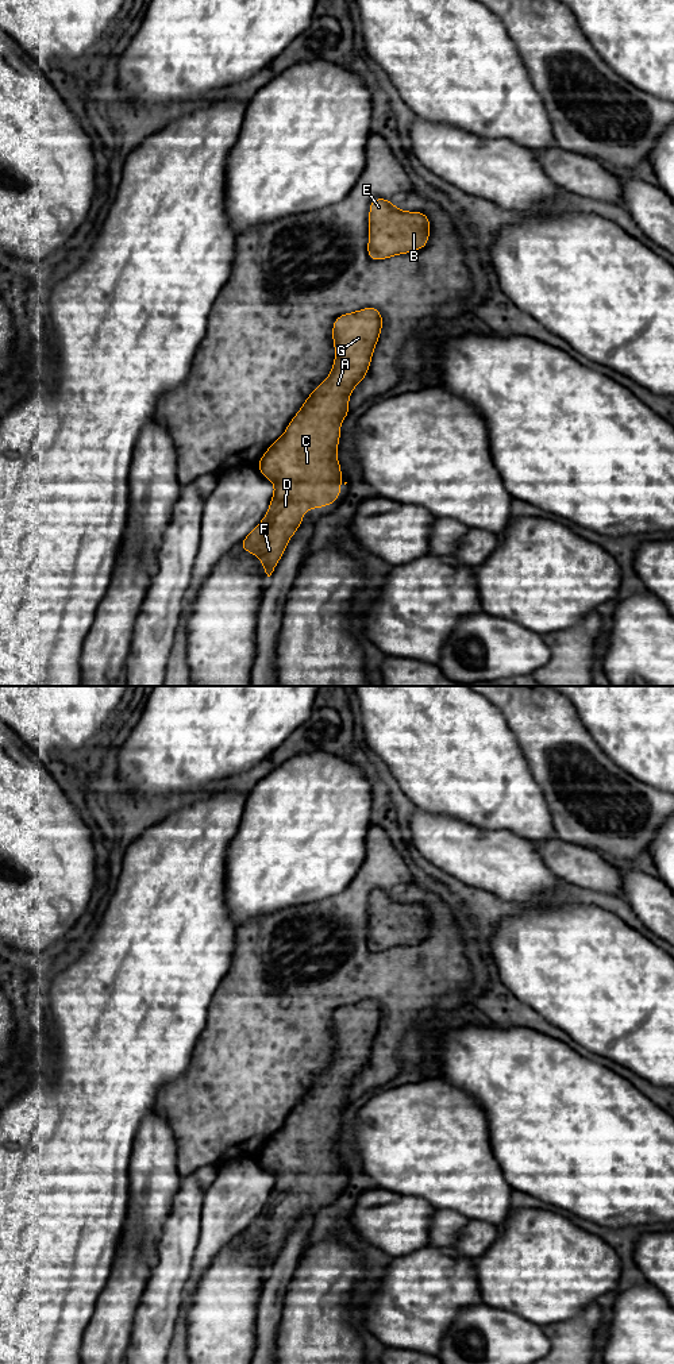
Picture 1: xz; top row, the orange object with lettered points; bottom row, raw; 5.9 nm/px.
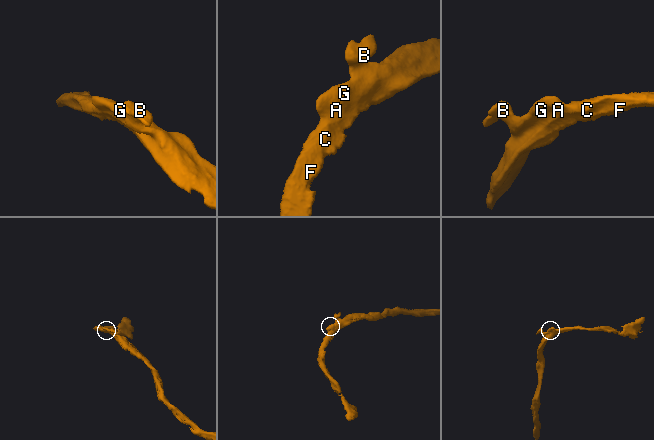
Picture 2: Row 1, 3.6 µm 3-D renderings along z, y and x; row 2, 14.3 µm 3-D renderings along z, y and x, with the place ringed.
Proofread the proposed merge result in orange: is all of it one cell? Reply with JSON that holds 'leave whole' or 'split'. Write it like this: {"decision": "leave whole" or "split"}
{"decision": "leave whole"}

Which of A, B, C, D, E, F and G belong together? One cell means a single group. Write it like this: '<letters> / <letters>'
A B C D E F G

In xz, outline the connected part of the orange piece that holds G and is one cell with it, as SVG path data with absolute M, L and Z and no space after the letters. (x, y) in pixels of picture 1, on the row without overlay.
M367 998L357 1003L340 1006L332 1017L332 1033L335 1036L335 1052L327 1071L315 1080L304 1097L288 1116L284 1126L277 1130L262 1147L257 1160L274 1175L274 1186L269 1202L262 1213L240 1233L240 1240L255 1245L262 1252L262 1260L271 1267L278 1252L281 1251L289 1230L301 1217L307 1201L324 1199L338 1192L340 1186L342 1161L336 1148L338 1134L340 1130L340 1116L351 1102L348 1090L353 1080L366 1068L374 1039L378 1033L384 1017L381 1003L374 998Z

